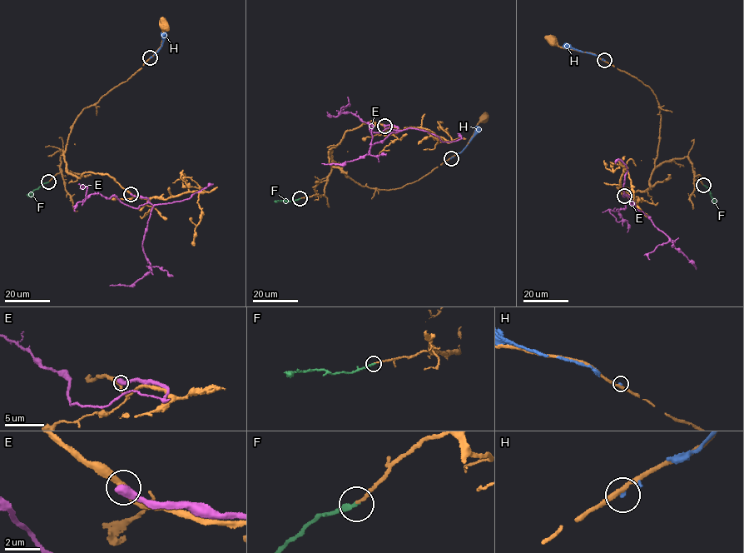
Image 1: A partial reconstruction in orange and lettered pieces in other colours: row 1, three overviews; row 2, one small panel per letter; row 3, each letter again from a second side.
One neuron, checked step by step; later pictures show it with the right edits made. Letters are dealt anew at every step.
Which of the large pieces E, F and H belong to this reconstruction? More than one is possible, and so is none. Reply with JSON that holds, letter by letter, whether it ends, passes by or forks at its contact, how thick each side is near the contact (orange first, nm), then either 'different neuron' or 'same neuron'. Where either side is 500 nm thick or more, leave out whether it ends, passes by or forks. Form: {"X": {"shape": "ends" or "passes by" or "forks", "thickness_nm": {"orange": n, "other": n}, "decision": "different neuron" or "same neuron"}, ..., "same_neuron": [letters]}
{"E": {"thickness_nm": {"orange": 320, "other": 550}, "decision": "different neuron"}, "F": {"shape": "ends", "thickness_nm": {"orange": 140, "other": 220}, "decision": "different neuron"}, "H": {"shape": "ends", "thickness_nm": {"orange": 280, "other": 150}, "decision": "different neuron"}, "same_neuron": []}

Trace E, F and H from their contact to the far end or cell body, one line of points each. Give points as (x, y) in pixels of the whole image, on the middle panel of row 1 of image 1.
E: (384, 126), (394, 125), (399, 131), (393, 132), (371, 146), (369, 154), (341, 164), (321, 163)
F: (300, 198), (274, 201)
H: (451, 158), (469, 143), (477, 126)

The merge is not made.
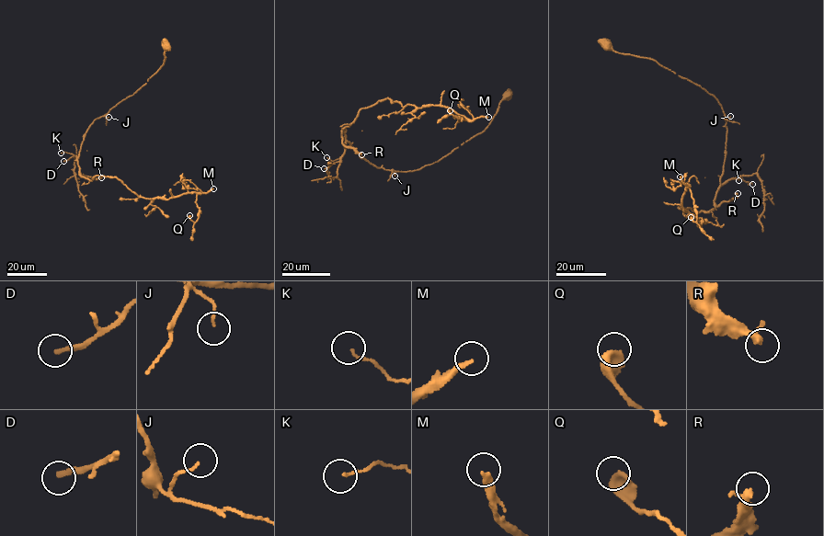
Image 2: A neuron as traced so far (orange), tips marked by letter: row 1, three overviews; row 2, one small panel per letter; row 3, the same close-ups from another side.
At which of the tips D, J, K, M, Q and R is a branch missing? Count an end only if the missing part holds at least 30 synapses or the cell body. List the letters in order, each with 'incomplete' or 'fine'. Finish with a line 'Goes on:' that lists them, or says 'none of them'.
D: fine
J: fine
K: fine
M: incomplete
Q: fine
R: incomplete
Goes on: M, R

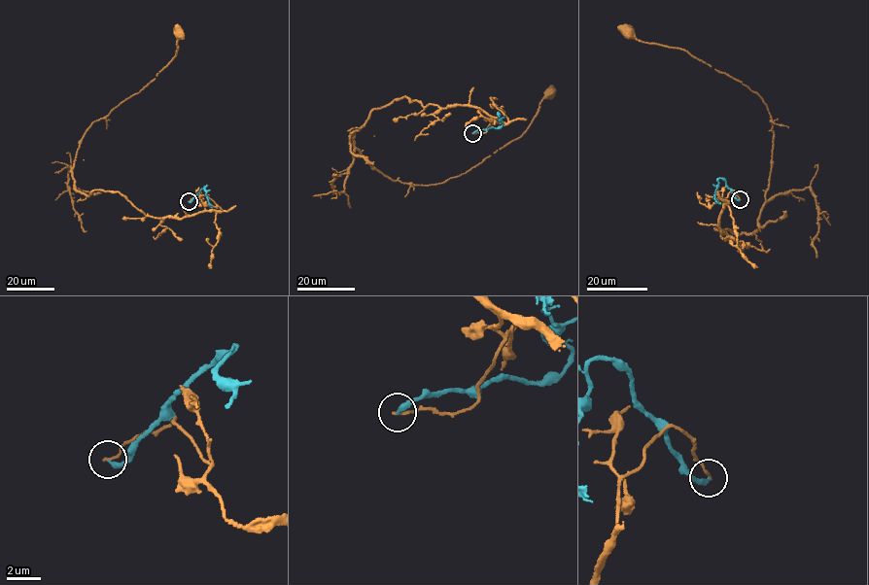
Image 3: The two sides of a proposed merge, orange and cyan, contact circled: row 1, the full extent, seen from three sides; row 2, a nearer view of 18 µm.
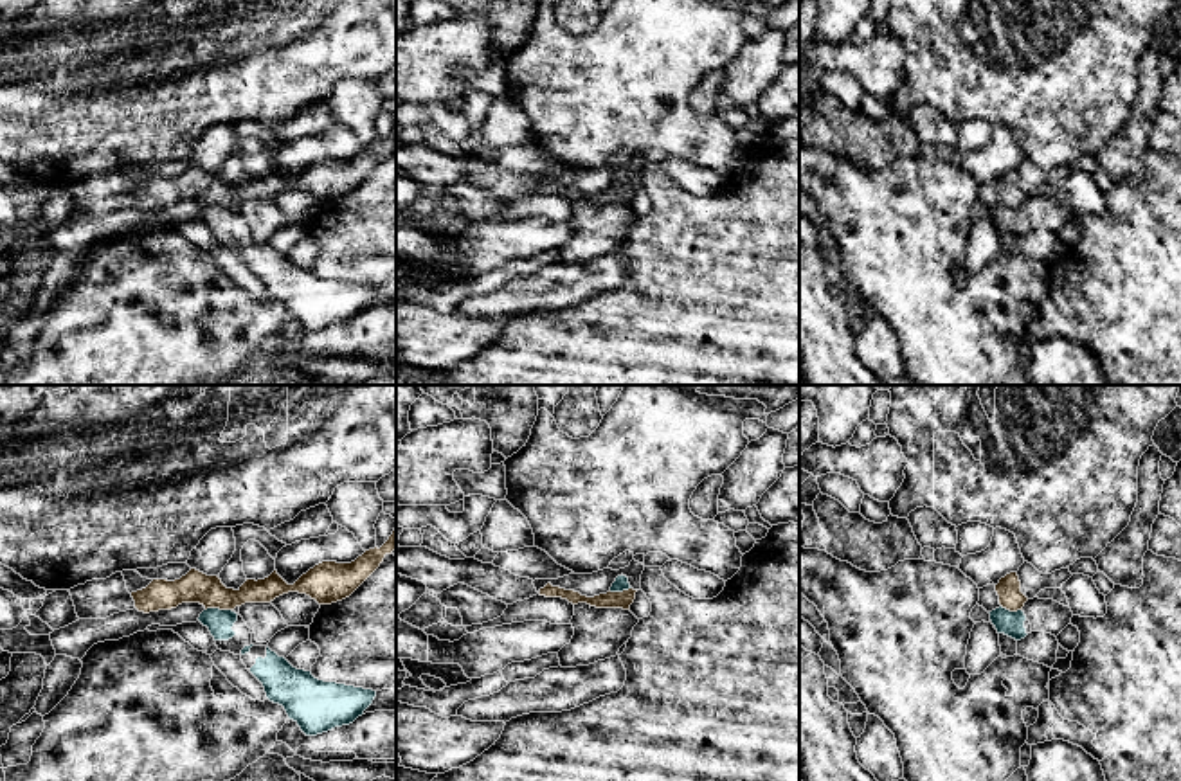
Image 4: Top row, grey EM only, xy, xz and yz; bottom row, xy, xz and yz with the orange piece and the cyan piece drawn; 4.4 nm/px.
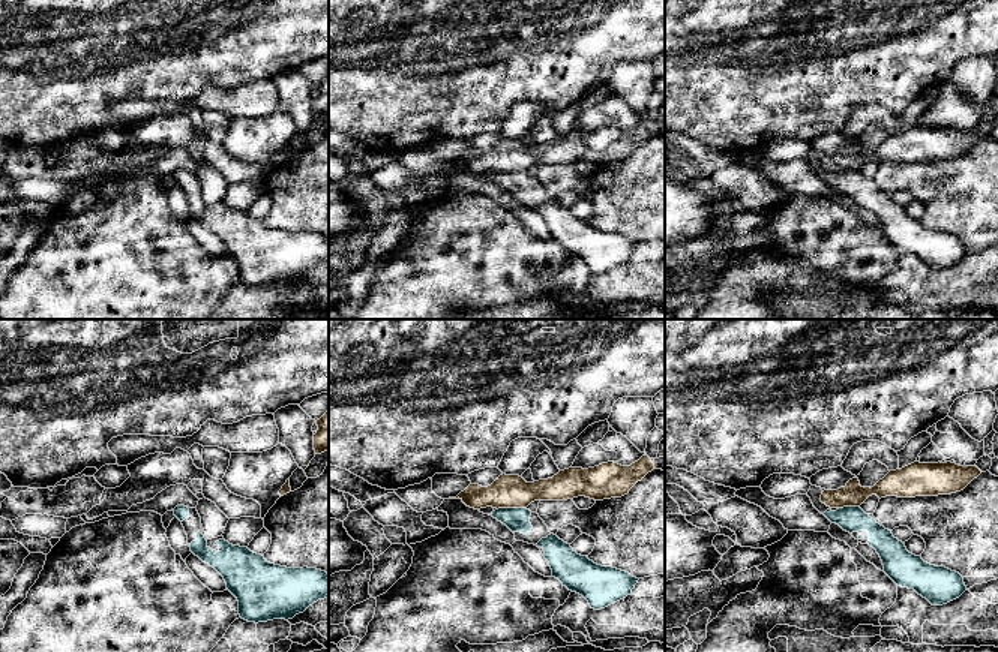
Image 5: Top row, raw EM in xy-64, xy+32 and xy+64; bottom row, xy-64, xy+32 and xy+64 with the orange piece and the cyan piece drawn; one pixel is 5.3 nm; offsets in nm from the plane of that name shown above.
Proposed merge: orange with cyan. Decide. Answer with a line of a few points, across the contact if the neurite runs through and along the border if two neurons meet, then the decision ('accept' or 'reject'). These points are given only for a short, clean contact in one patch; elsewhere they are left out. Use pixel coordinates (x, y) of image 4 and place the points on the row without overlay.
reject

